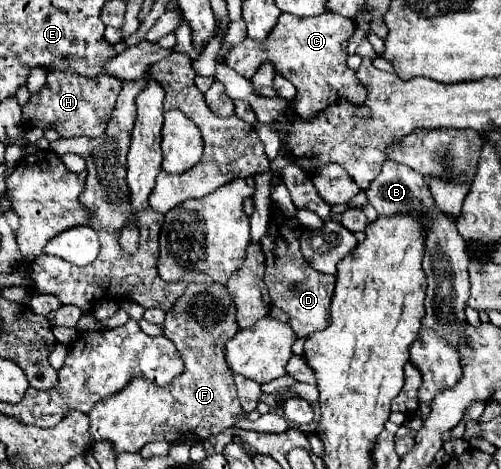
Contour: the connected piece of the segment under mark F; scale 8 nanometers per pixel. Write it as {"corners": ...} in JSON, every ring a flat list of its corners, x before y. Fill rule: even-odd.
{"corners":[[190,283,184,289,184,295,174,303,172,311,166,313,166,319,162,323,164,337,168,337,176,349,180,351,180,357,184,359,184,373,178,375,178,379,172,379,168,387,158,387,156,383,148,383,148,379,132,379,124,391,110,395,108,399,102,399,94,405,94,409,88,413,90,417,90,435,94,441,98,439,110,439,114,443,114,449,118,453,136,453,146,443,156,441,164,435,164,439,170,441,206,441,210,435,218,435,238,423,236,415,244,413,236,395,236,385,232,379,232,371,226,367,224,361,224,343,232,339,238,331,236,323,236,305,232,301,232,295,228,293,226,285,212,283,212,285,198,285]]}

